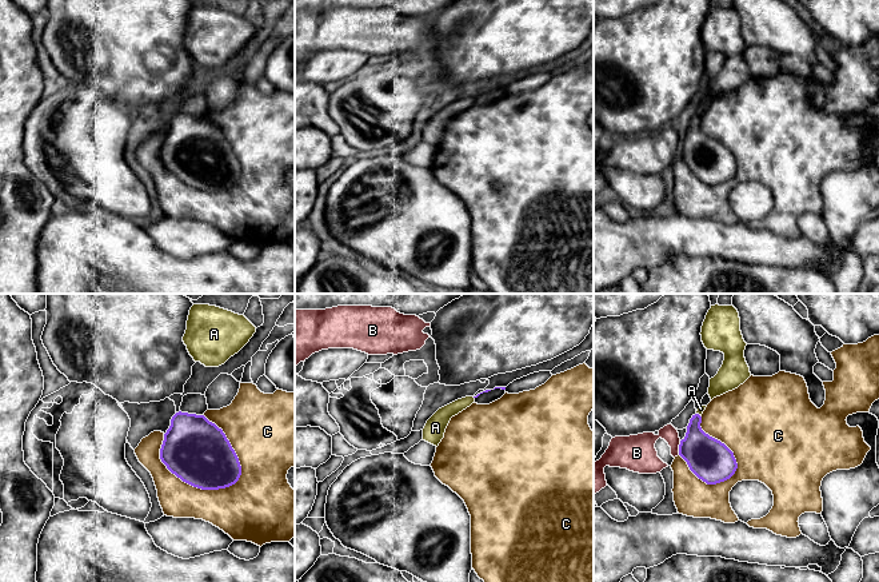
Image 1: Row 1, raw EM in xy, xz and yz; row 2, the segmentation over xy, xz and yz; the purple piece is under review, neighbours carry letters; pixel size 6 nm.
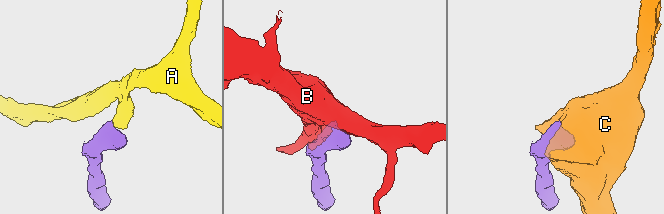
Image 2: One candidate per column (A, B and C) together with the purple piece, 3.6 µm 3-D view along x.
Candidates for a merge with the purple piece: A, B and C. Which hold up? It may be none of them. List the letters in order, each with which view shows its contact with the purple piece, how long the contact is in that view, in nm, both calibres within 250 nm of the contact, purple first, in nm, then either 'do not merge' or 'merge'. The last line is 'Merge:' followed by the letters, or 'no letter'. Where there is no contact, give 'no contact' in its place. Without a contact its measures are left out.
A: meets purple in yz; contact 40 nm long; 240 nm thick on the purple side, 40 nm on the other; do not merge
B: meets purple in yz; contact 90 nm long; 260 nm thick on the purple side, 200 nm on the other; merge
C: meets purple in xy; contact 550 nm long; 380 nm thick on the purple side, 220 nm on the other; do not merge
Merge: B

